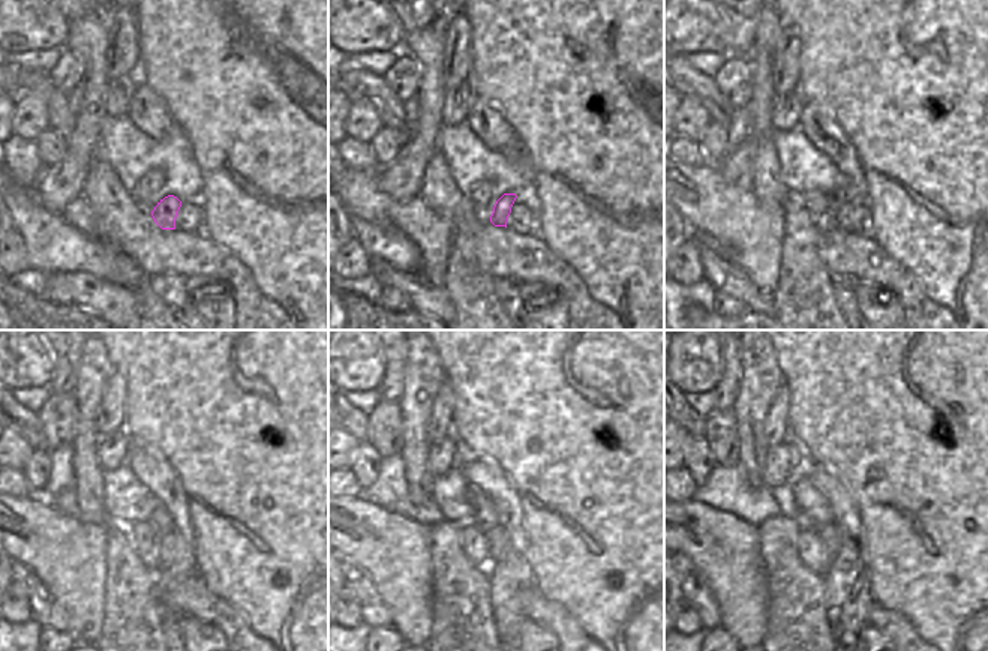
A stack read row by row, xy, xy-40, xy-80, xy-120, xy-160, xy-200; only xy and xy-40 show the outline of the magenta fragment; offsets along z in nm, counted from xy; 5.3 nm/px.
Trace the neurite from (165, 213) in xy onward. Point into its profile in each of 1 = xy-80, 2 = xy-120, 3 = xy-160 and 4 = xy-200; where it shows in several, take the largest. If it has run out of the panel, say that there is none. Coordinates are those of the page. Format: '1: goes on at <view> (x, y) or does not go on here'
1: goes on at xy-80 (838, 198)
2: goes on at xy-120 (161, 519)
3: goes on at xy-160 (486, 515)
4: goes on at xy-200 (814, 510)

